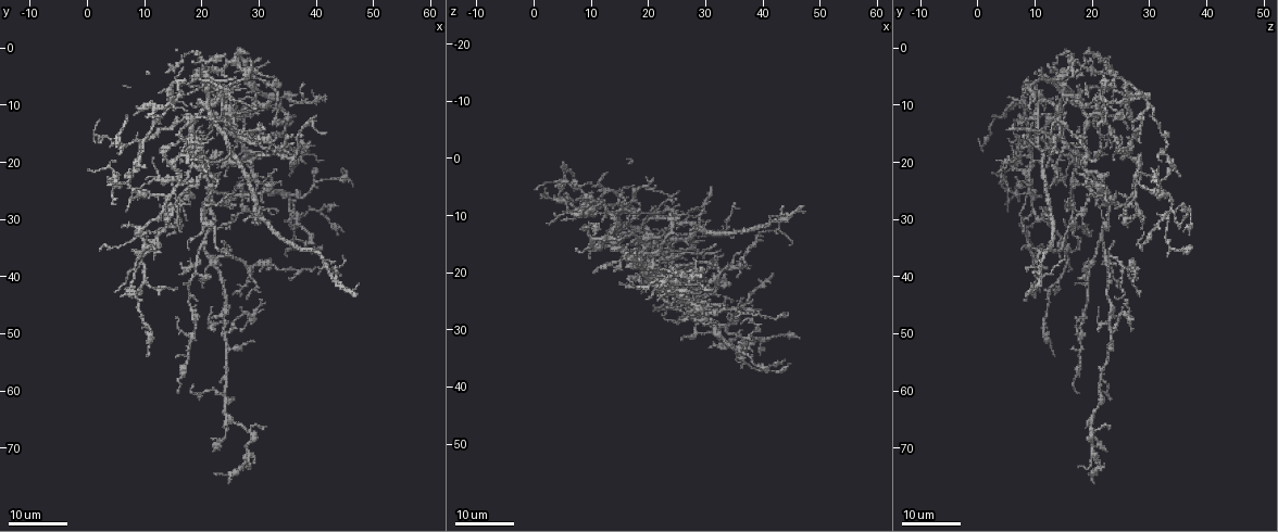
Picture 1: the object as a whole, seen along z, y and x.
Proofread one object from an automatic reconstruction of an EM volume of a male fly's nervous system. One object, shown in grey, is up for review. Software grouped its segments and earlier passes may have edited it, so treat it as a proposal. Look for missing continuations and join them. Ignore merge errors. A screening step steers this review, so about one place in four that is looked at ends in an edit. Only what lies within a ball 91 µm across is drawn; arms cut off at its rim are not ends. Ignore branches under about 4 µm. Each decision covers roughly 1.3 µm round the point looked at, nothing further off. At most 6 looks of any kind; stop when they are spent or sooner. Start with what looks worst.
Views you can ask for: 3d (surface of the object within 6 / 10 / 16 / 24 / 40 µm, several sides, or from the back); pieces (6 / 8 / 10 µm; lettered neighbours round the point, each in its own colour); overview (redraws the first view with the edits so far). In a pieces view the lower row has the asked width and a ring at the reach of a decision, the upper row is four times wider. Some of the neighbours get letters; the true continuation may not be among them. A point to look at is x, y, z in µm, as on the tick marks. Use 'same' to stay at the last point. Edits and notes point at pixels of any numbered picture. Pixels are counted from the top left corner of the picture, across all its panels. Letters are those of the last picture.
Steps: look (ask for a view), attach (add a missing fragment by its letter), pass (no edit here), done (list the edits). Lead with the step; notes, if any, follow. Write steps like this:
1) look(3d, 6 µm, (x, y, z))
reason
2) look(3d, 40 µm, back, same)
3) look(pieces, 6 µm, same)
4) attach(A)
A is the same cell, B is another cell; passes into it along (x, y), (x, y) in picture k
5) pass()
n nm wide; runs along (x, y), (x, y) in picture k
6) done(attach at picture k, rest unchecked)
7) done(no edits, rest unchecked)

look(3d, 24 µm, (19.0, 23.5, 9.0))
an open end

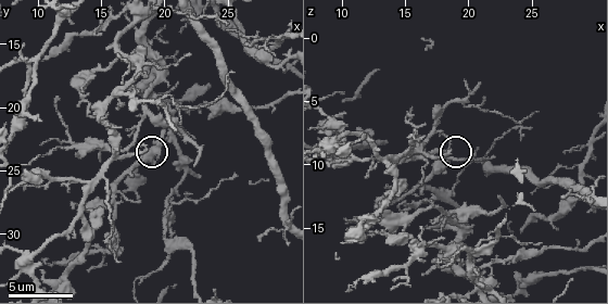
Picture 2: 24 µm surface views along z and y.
look(3d, 10 µm, (18.4, 23.0, 9.0))

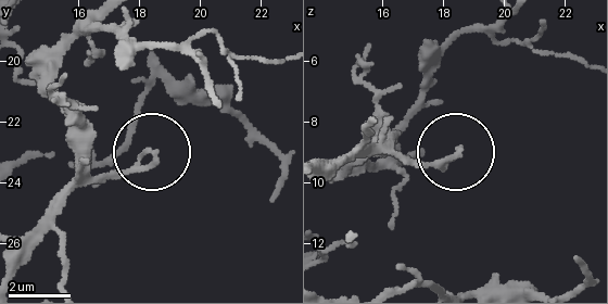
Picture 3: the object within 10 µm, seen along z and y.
look(pieces, 10 µm, (18.5, 23.1, 9.0))
what lies round it

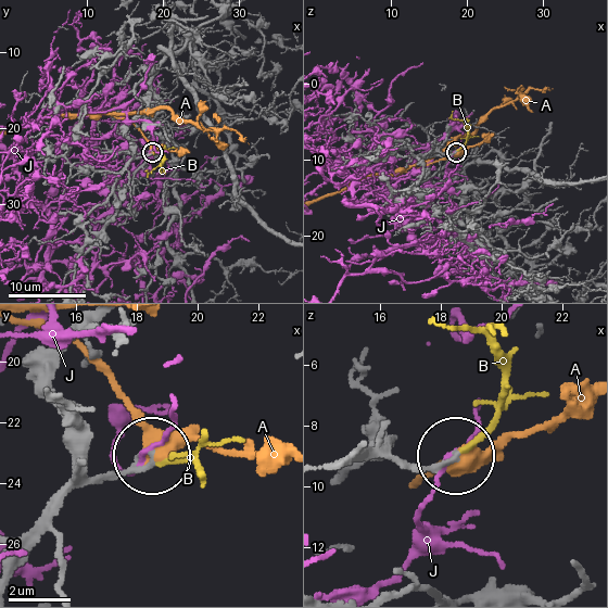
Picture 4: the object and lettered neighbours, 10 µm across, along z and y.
attach(B)
B is the same cell, A and J are other cells; the neuron continues

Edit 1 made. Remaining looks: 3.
look(overview)

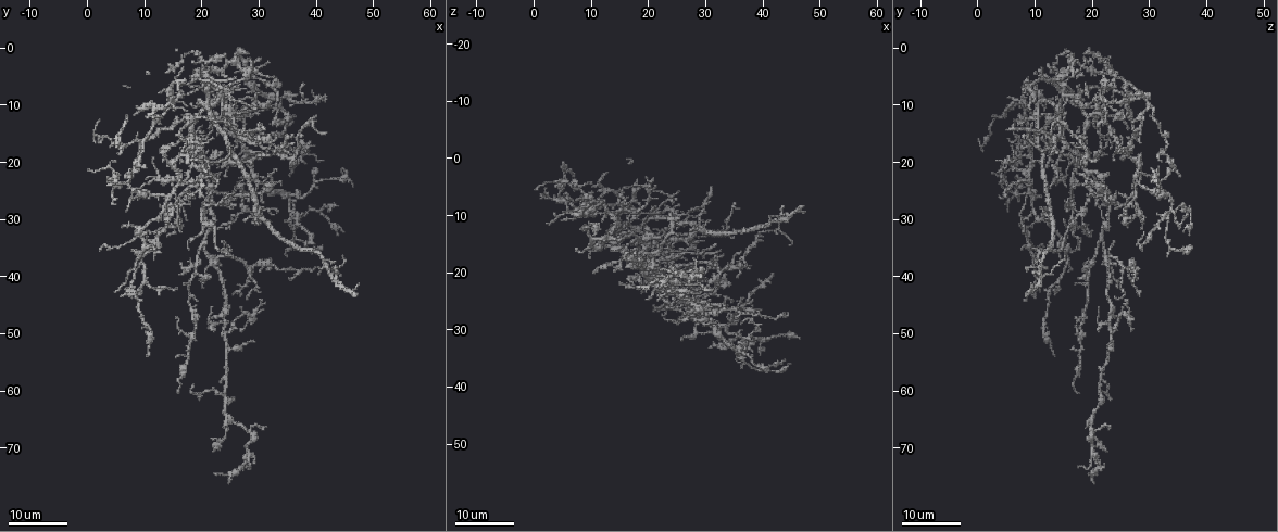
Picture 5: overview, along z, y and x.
look(3d, 16 µm, (31.5, 66.0, 23.0))
free end

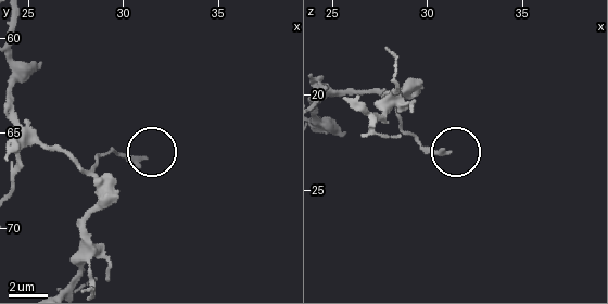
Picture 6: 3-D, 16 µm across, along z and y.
look(pieces, 6 µm, (31.1, 66.3, 23.0))
what lies round it

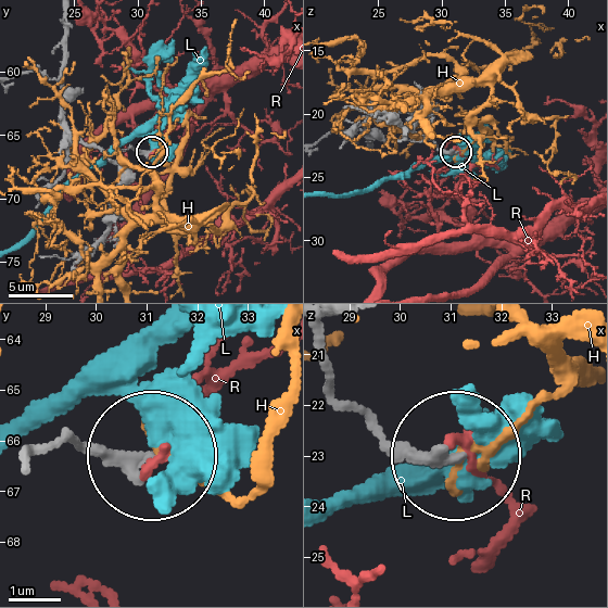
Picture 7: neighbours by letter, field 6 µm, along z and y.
pass()
H, L and R are other cells; runs along (26, 469), (74, 443), (148, 456) in picture 7; no lettered fragment goes on from it

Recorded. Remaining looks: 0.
done(attach at picture 4, rest unchecked)

